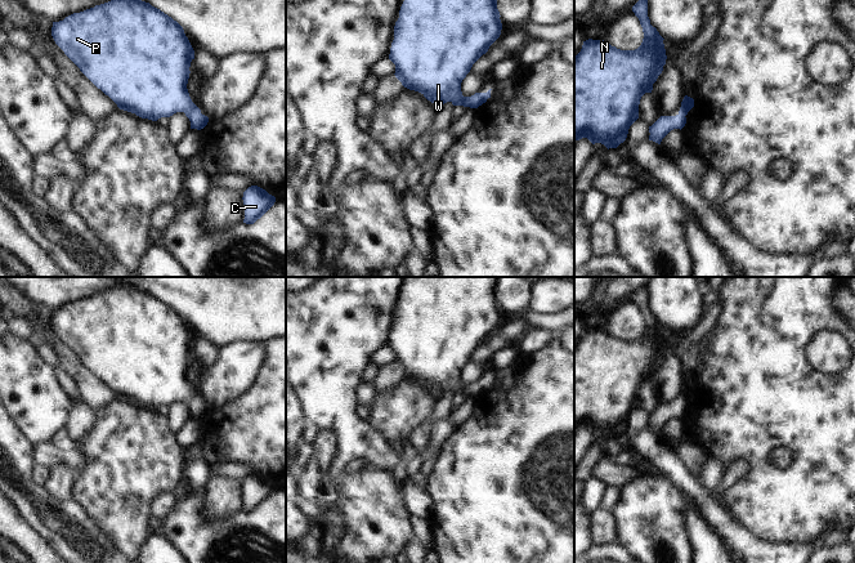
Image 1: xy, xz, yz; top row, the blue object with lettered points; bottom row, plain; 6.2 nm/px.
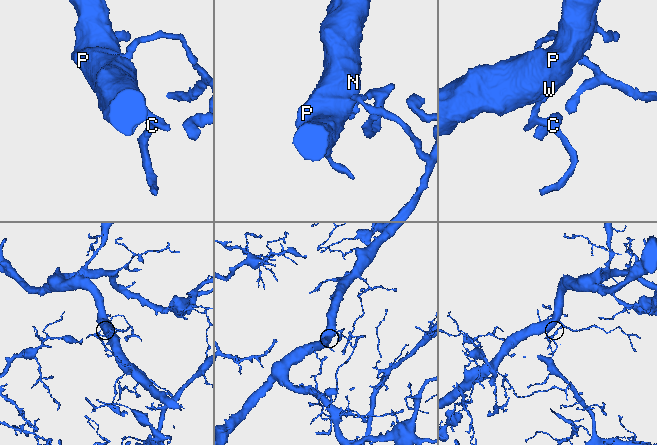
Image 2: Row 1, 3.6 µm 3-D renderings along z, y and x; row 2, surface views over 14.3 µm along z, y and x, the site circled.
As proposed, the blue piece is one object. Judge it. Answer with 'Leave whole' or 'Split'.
Leave whole.

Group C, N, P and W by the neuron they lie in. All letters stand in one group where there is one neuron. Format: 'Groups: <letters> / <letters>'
Groups: C N P W.

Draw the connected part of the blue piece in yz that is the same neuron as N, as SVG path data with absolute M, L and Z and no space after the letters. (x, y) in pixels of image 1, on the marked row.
M639 0L632 12L644 32L637 49L621 50L588 39L574 57L574 140L587 138L617 148L639 119L641 97L652 93L663 71L664 39L650 24L648 0Z

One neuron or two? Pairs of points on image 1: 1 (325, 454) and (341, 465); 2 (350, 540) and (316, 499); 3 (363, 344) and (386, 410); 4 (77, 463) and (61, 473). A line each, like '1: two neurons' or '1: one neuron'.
1: two neurons
2: two neurons
3: two neurons
4: two neurons

